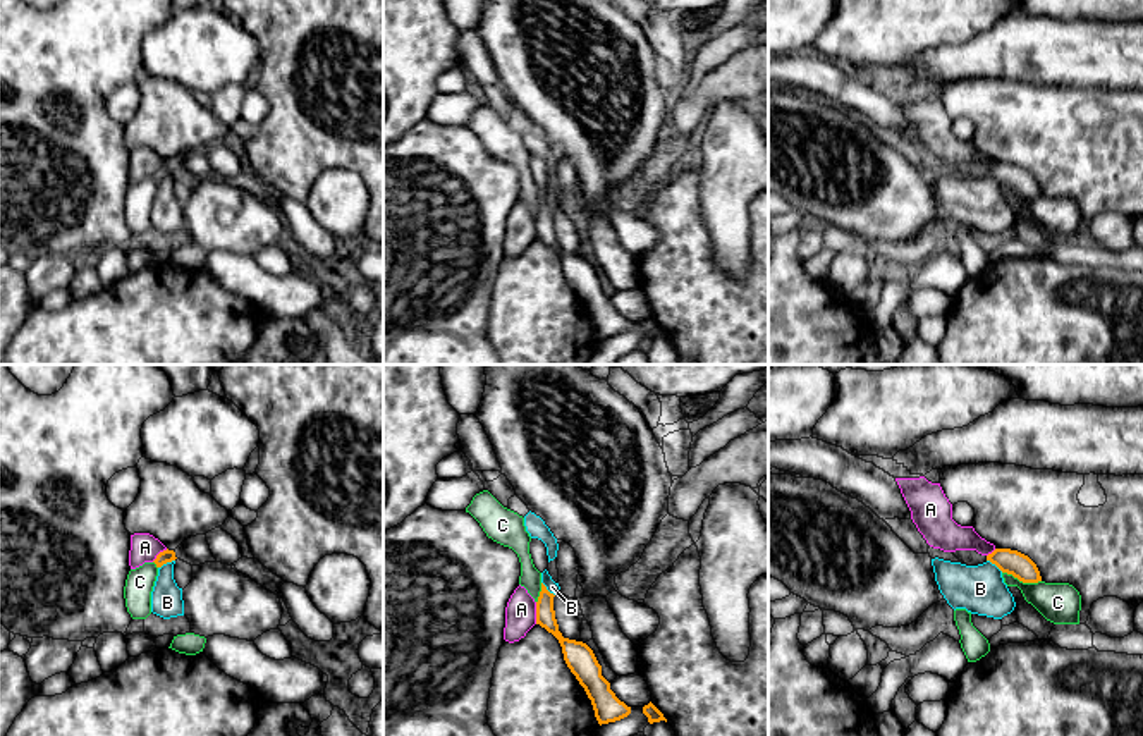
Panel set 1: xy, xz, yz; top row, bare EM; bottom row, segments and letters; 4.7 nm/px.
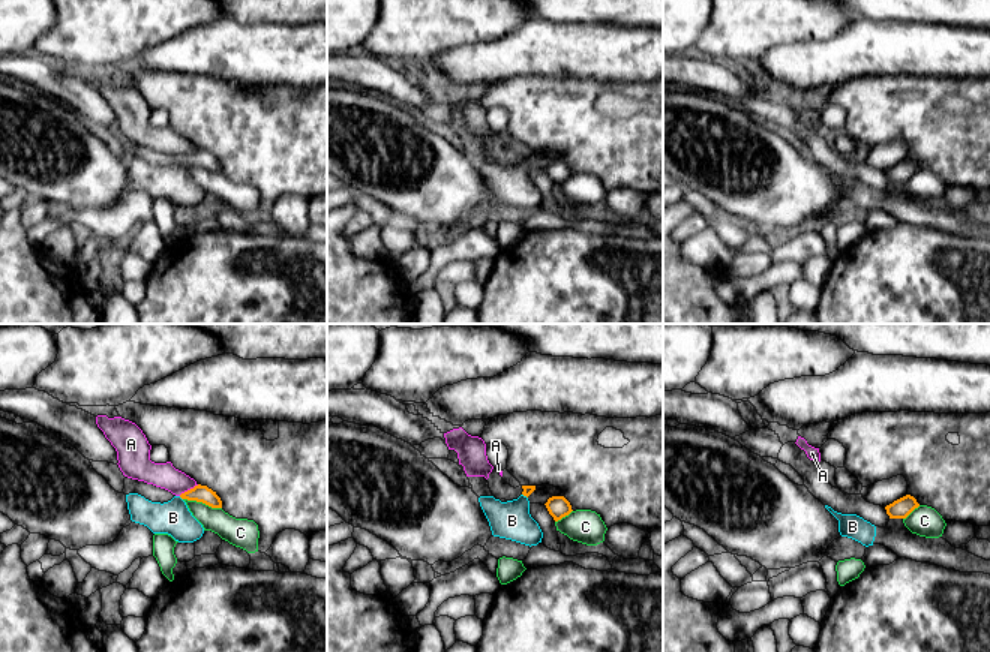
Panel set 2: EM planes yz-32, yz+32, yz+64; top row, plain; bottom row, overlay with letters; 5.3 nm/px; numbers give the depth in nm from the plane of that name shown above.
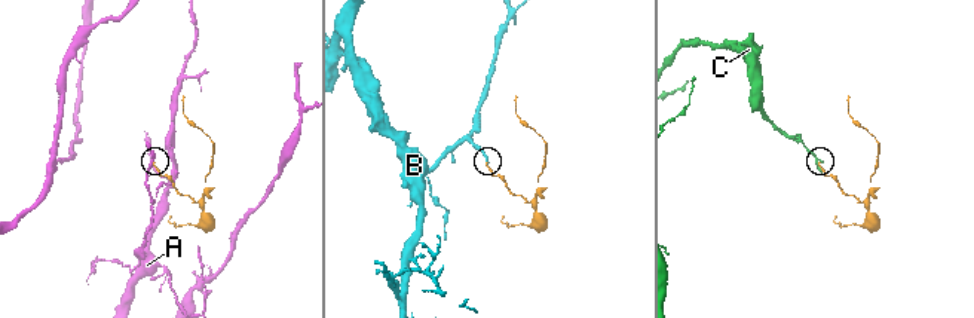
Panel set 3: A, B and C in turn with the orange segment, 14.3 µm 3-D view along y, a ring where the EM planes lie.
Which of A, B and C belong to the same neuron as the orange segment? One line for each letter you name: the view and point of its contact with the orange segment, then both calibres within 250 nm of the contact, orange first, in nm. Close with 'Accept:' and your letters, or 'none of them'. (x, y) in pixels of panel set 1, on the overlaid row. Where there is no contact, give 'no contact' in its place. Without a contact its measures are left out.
Accept: none of them

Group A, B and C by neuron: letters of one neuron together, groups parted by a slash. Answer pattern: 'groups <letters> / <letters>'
groups A / B / C

